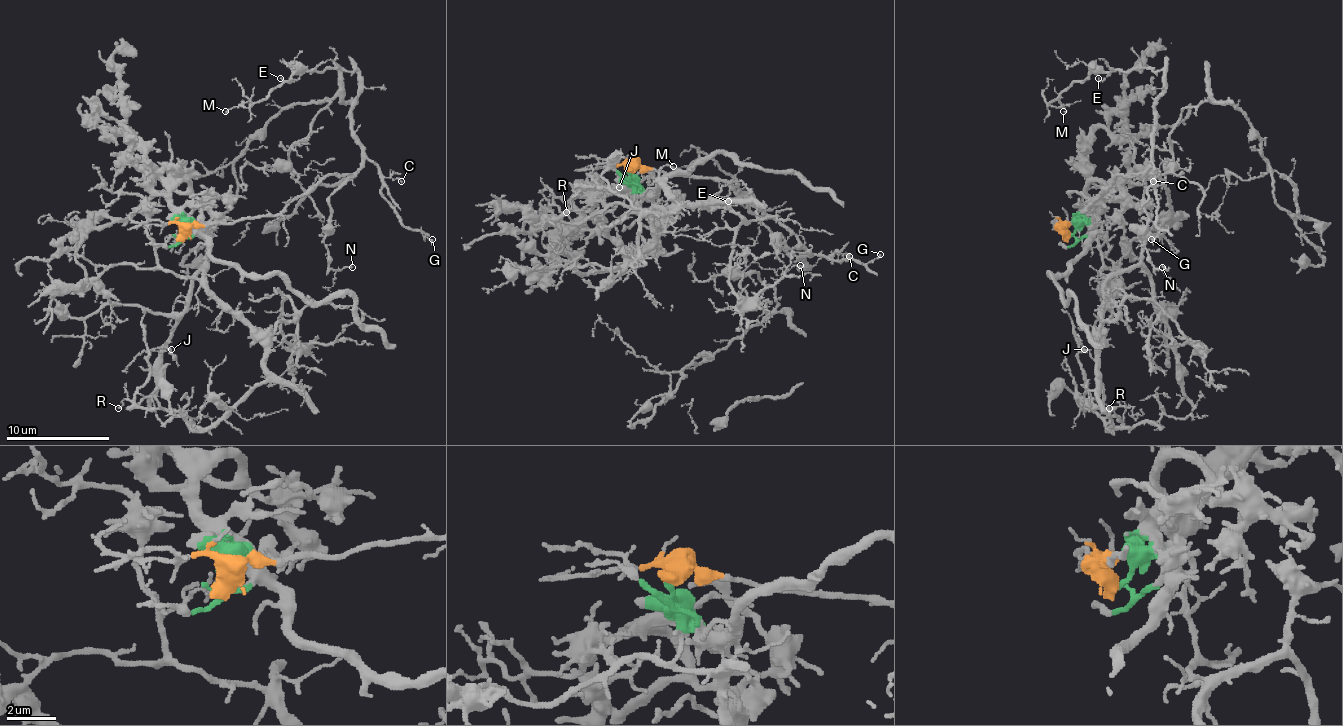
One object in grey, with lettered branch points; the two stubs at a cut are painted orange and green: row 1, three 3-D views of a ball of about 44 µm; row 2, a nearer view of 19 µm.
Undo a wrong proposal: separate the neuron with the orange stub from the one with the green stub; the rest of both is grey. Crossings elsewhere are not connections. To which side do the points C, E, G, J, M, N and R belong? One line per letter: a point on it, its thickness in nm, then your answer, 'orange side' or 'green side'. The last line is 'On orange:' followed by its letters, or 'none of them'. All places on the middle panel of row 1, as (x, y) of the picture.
C: at (849, 256); 110 nm thick; orange side
E: at (728, 201); 90 nm thick; orange side
G: at (880, 254); 90 nm thick; orange side
J: at (619, 187); 100 nm thick; green side
M: at (673, 166); 100 nm thick; orange side
N: at (800, 265); 120 nm thick; orange side
R: at (566, 212); 120 nm thick; green side
On orange: C, E, G, M, N

